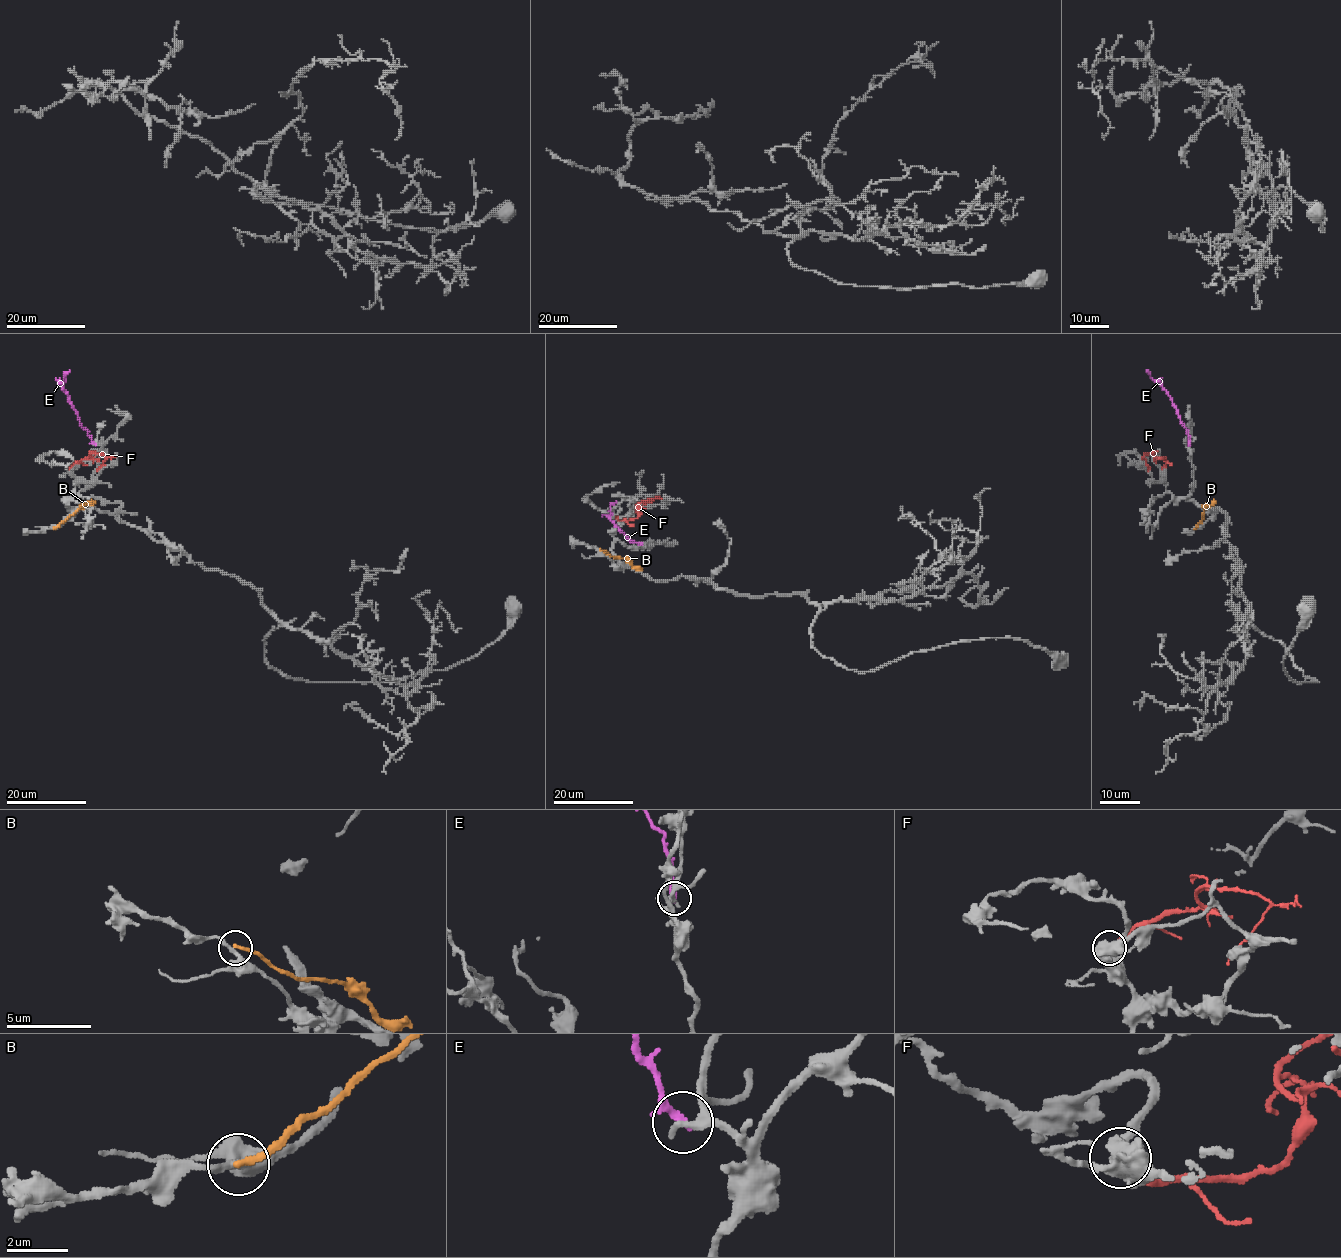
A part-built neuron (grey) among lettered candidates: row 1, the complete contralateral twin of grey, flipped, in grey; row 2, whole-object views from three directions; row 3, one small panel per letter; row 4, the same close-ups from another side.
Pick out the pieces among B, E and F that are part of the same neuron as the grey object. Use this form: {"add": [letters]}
{"add": []}

